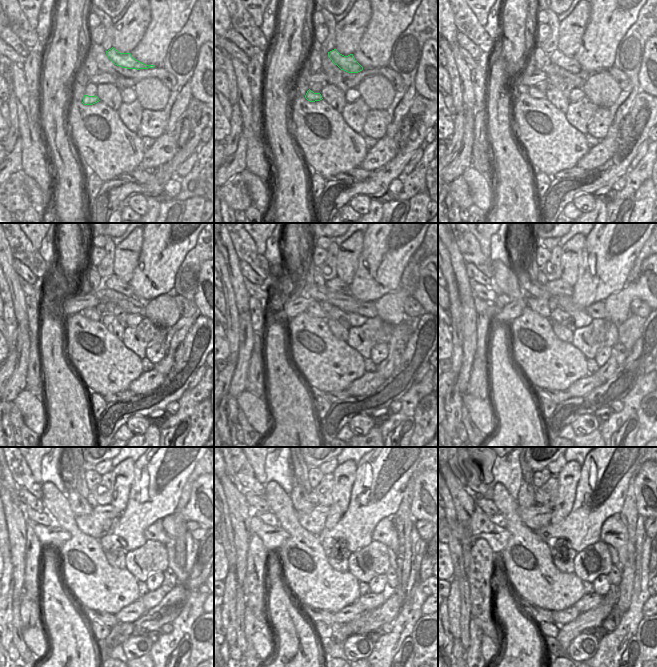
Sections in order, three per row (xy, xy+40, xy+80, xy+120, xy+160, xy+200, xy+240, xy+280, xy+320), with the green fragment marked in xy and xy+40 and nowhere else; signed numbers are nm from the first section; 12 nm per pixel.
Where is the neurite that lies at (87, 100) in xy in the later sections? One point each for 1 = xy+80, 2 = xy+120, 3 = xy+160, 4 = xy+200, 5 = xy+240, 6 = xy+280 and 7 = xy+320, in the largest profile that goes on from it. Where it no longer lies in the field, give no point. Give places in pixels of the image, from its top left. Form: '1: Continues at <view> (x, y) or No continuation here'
1: Continues at xy+80 (532, 91)
2: Continues at xy+120 (90, 313)
3: Continues at xy+160 (314, 309)
4: Continues at xy+200 (539, 305)
5: Continues at xy+240 (92, 525)
6: Continues at xy+280 (314, 522)
7: Continues at xy+320 (535, 517).

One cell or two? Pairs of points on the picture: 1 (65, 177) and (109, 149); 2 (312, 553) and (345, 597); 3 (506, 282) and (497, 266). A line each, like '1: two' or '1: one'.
1: two
2: one
3: one

